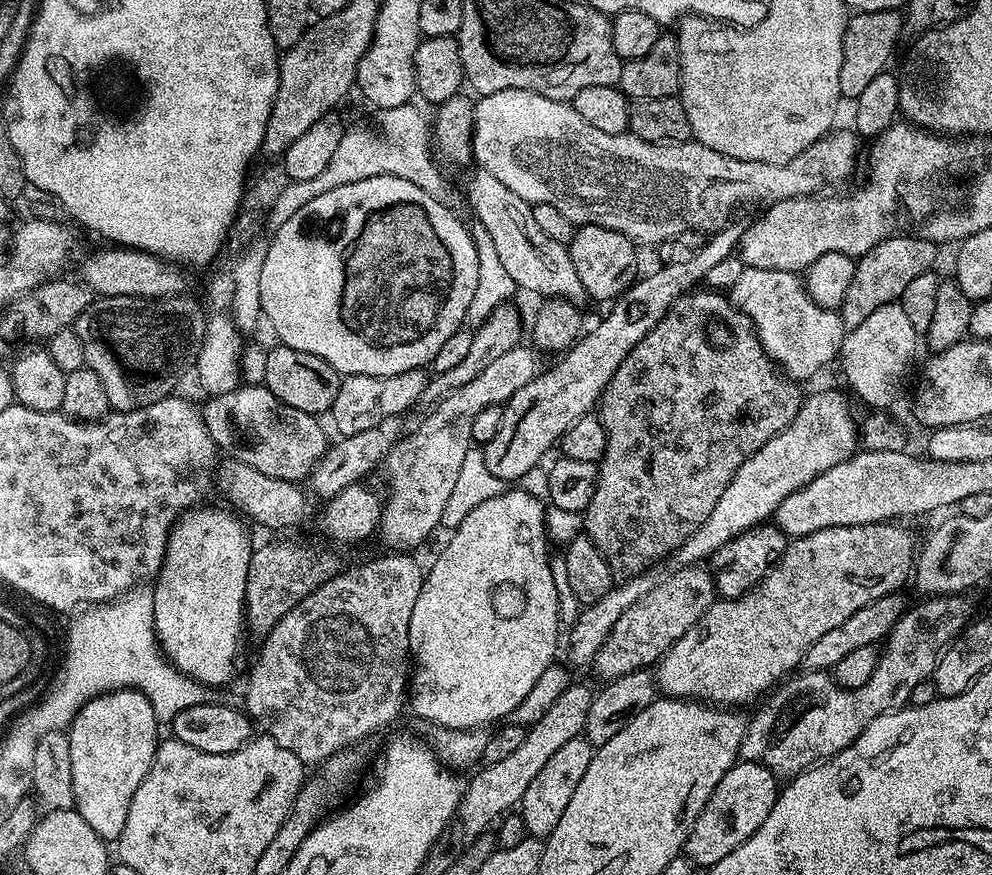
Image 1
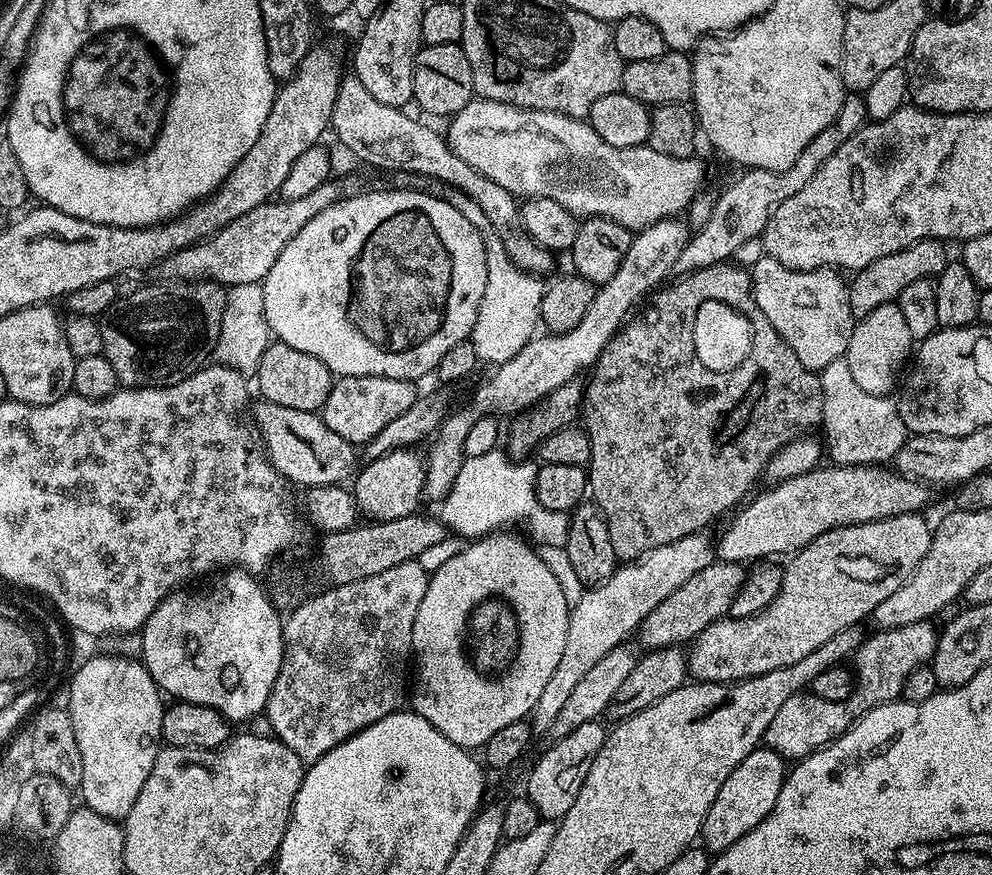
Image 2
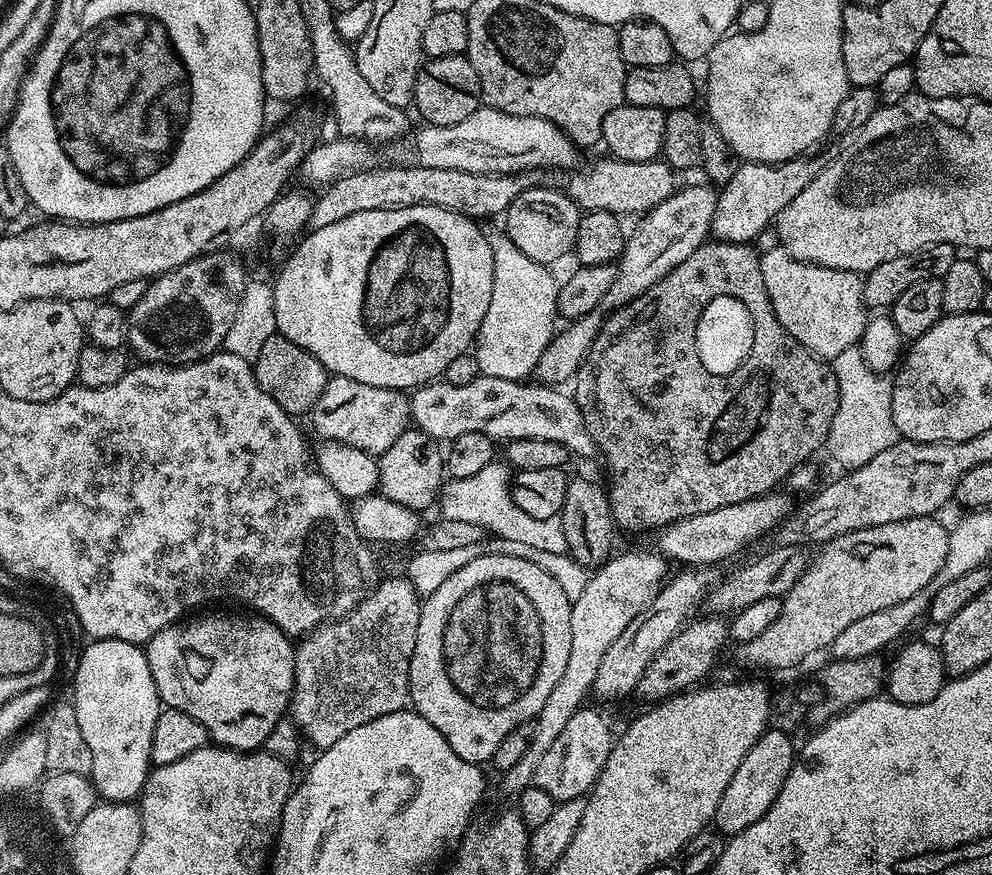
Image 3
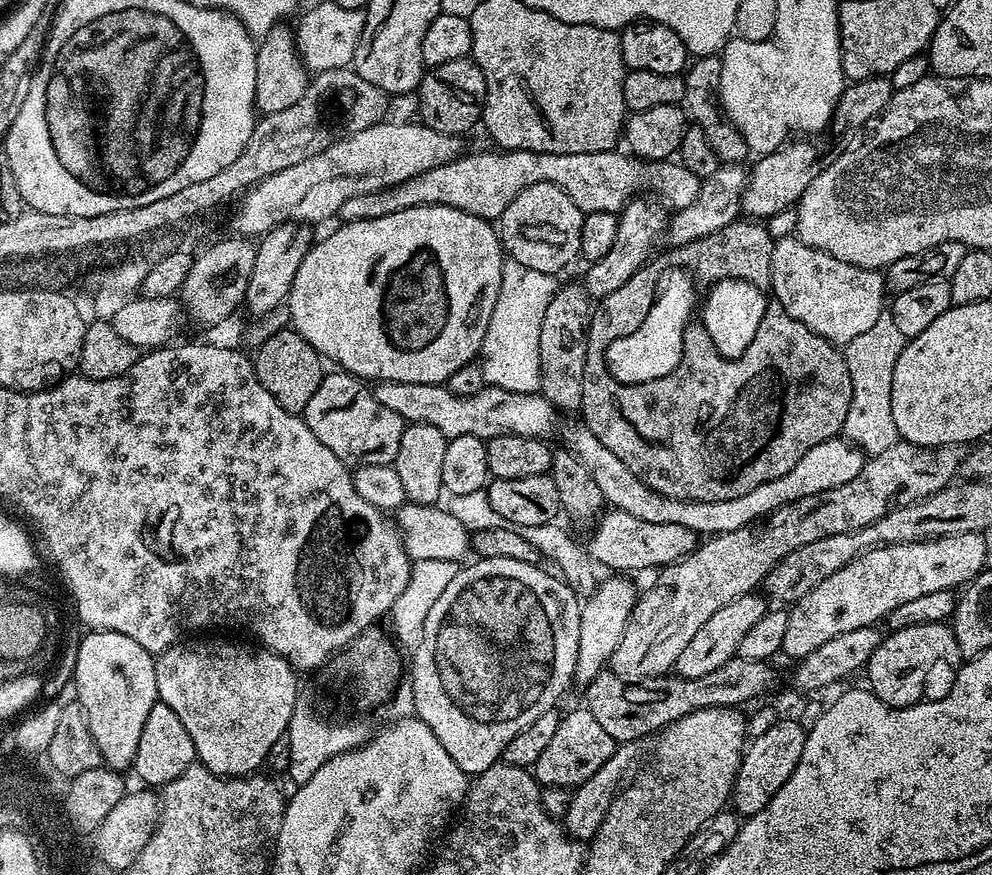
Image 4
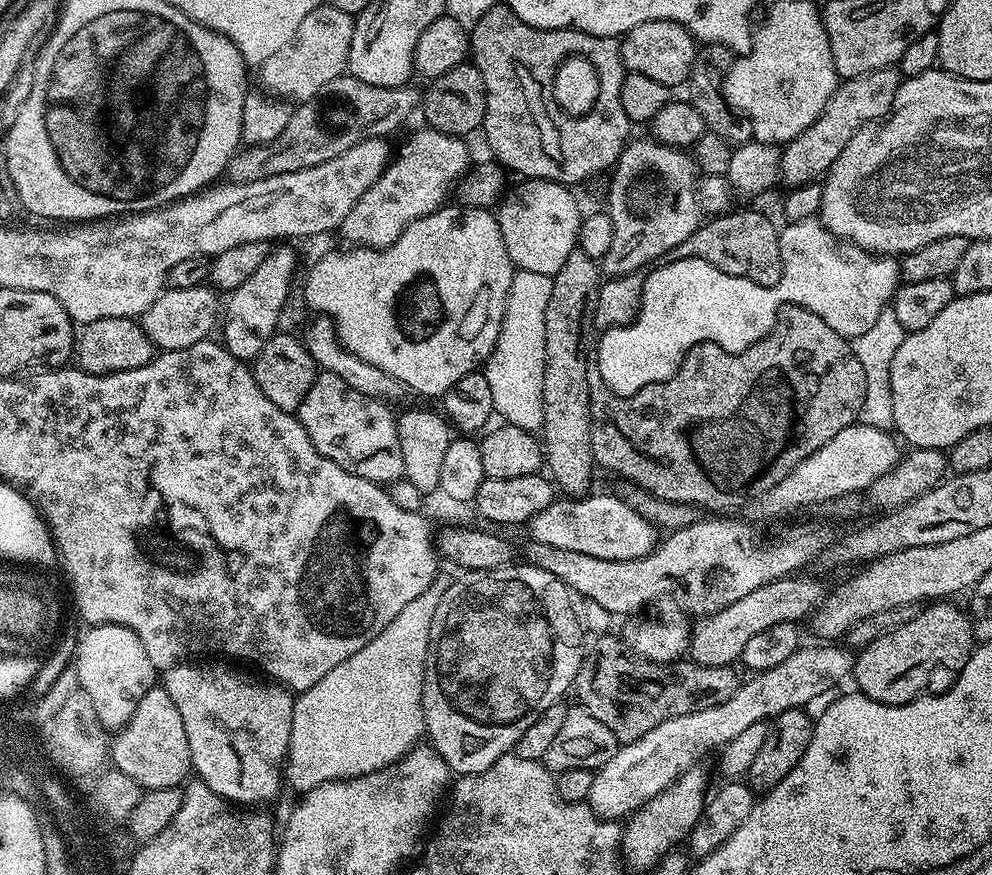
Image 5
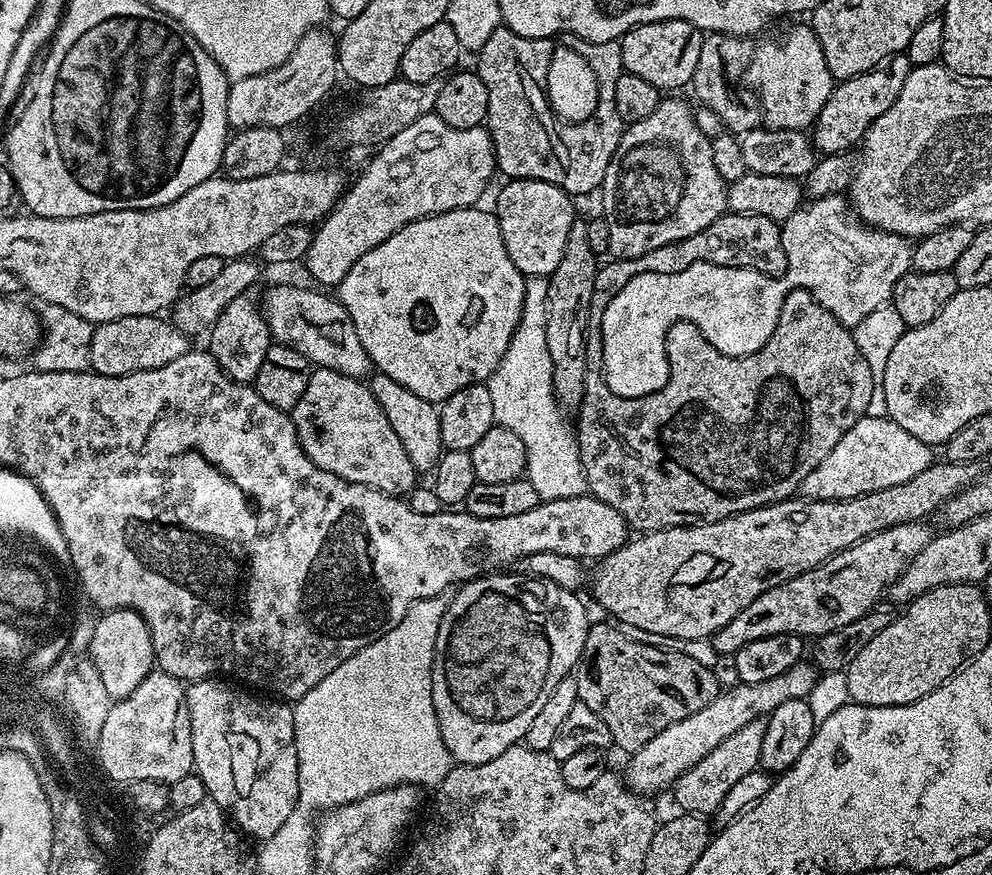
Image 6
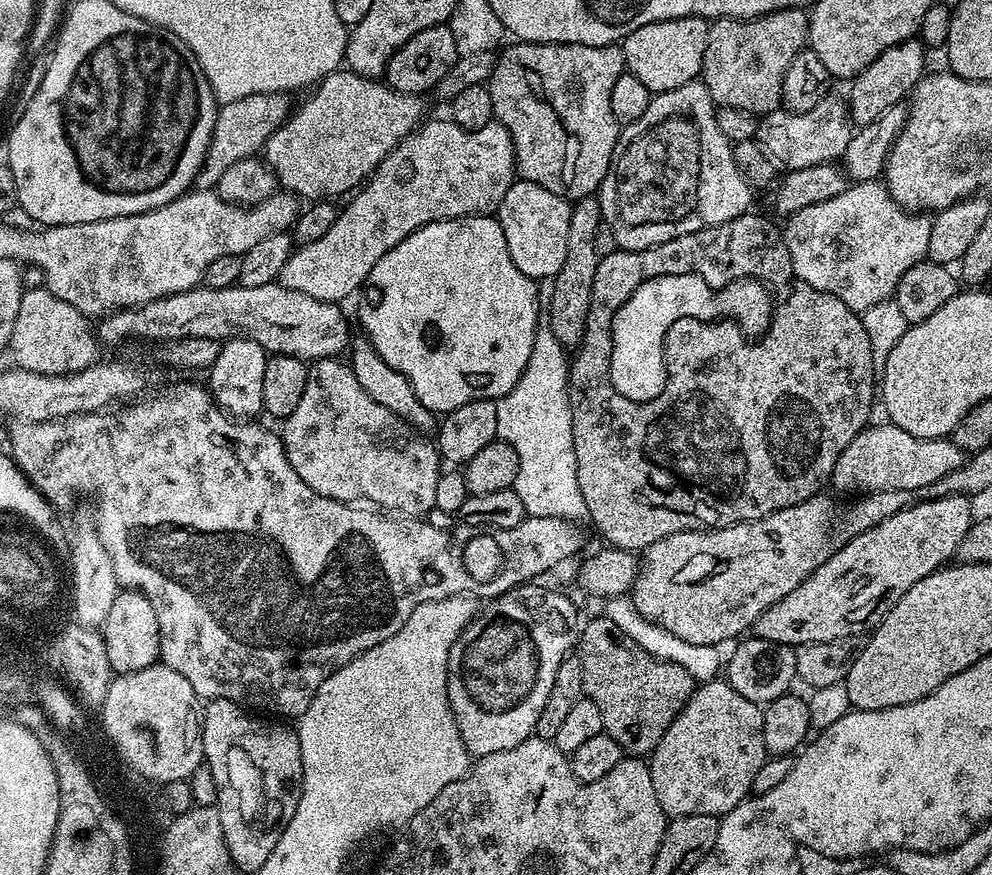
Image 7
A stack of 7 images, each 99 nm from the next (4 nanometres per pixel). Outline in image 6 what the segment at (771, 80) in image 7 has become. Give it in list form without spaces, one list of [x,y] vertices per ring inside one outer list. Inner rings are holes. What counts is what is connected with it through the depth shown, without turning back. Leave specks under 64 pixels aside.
[[[725,32],[707,33],[702,42],[702,54],[698,58],[698,66],[694,70],[694,78],[690,85],[690,92],[700,99],[699,103],[712,110],[724,123],[725,129],[733,134],[743,134],[761,127],[762,113],[760,102],[755,95],[739,96],[732,89],[731,82],[727,80],[724,55],[728,56],[730,61],[739,61],[740,65],[746,66],[752,60],[753,47],[753,41],[742,36],[731,36]]]

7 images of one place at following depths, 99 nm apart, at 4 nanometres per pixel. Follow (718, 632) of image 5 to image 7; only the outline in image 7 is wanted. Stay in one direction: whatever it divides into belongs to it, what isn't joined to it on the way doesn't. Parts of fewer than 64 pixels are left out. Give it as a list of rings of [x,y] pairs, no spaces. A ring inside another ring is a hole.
[[[943,496],[937,500],[921,499],[919,502],[909,504],[908,507],[902,509],[898,514],[894,514],[894,518],[886,518],[886,522],[878,522],[878,526],[866,530],[866,534],[858,534],[853,540],[846,542],[846,546],[842,546],[842,550],[838,550],[829,560],[822,562],[822,566],[818,566],[818,570],[814,570],[814,574],[810,574],[797,588],[790,590],[790,594],[786,594],[786,598],[774,602],[768,607],[755,622],[755,635],[762,640],[799,646],[801,644],[809,644],[810,642],[841,640],[847,636],[863,637],[865,634],[871,633],[873,628],[877,628],[882,623],[884,615],[896,605],[898,598],[902,598],[902,594],[906,594],[906,590],[910,590],[910,586],[914,586],[914,582],[926,578],[931,572],[935,572],[937,568],[945,567],[953,559],[958,546],[962,542],[962,538],[966,538],[966,534],[973,526],[972,504],[973,501],[966,496]]]

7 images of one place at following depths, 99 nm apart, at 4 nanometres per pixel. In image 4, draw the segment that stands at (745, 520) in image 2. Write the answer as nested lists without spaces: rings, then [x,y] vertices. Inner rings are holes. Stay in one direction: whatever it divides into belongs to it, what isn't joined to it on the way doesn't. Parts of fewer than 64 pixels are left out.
[[[619,510],[605,511],[595,521],[592,530],[592,537],[586,540],[587,549],[616,574],[633,574],[643,568],[659,570],[675,560],[681,560],[683,556],[689,556],[698,546],[697,533],[691,532],[686,526],[642,522],[642,518],[634,518],[634,514]]]

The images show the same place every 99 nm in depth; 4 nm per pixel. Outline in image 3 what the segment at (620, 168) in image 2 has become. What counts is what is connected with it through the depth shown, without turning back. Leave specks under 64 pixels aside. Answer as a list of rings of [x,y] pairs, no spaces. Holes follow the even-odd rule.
[[[481,106],[454,126],[421,127],[412,144],[415,163],[438,170],[466,170],[493,174],[545,170],[544,168],[575,169],[577,145],[558,126],[533,116],[515,116],[497,108]]]

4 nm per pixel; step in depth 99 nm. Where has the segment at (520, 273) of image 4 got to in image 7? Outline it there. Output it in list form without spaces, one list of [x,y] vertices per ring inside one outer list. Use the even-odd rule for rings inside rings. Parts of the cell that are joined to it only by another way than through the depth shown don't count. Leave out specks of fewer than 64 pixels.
[[[547,322],[541,323],[536,329],[534,346],[530,350],[526,370],[522,370],[510,394],[501,396],[496,401],[498,410],[496,435],[510,446],[514,446],[514,454],[518,454],[518,474],[514,487],[518,498],[522,498],[525,513],[529,516],[563,516],[565,520],[579,521],[587,517],[588,511],[586,502],[582,502],[582,490],[578,487],[578,470],[574,458],[572,411],[568,397],[569,367],[570,356],[564,345],[558,342],[558,338],[554,338],[554,330],[550,330]]]

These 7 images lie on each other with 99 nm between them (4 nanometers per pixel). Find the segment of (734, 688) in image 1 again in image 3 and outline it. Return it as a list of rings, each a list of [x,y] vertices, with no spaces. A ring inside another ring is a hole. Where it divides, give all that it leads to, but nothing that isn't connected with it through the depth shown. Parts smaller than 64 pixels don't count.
[[[915,516],[902,522],[886,522],[886,526],[870,526],[866,530],[854,530],[850,534],[842,534],[829,540],[819,549],[816,561],[805,567],[802,578],[794,582],[794,586],[782,597],[784,605],[782,614],[758,634],[750,642],[740,644],[740,656],[752,668],[792,668],[803,662],[807,656],[815,652],[831,649],[834,638],[850,626],[850,622],[858,622],[858,618],[866,618],[866,614],[875,614],[878,610],[886,610],[886,606],[894,606],[894,602],[902,602],[914,594],[925,591],[935,581],[940,568],[944,565],[948,549],[949,529],[943,528],[932,516]]]

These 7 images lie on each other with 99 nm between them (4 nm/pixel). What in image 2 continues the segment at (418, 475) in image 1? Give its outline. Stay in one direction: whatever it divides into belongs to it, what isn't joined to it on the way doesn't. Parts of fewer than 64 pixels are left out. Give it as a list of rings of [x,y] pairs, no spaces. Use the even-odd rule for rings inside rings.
[[[680,218],[659,220],[639,229],[633,235],[630,250],[626,250],[626,258],[622,258],[622,266],[618,266],[610,282],[597,287],[594,302],[590,302],[590,310],[586,318],[582,318],[582,322],[578,322],[574,330],[533,336],[530,342],[526,342],[526,346],[522,346],[522,350],[518,350],[518,354],[514,354],[512,360],[499,365],[493,371],[496,373],[473,394],[472,405],[469,408],[460,408],[456,413],[453,411],[445,415],[444,423],[438,429],[438,435],[431,441],[433,444],[428,456],[426,452],[425,497],[443,498],[451,490],[458,470],[466,457],[463,448],[466,434],[470,434],[470,426],[474,426],[474,422],[478,422],[483,416],[501,414],[500,412],[523,413],[539,404],[554,390],[558,390],[558,386],[577,379],[583,368],[588,370],[595,365],[604,347],[615,338],[616,333],[629,319],[628,311],[651,288],[659,289],[665,283],[664,278],[667,275],[669,277],[674,262],[678,262],[678,254],[682,254],[682,250],[688,245],[690,239],[689,225],[685,221],[684,225],[682,221],[683,219]]]

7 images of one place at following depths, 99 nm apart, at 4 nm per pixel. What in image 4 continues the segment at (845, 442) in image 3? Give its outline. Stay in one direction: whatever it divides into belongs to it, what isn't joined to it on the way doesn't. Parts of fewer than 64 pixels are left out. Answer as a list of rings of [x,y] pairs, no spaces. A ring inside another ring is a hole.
[[[885,310],[881,312],[878,322],[870,326],[870,330],[858,334],[858,338],[851,340],[843,349],[844,361],[850,370],[852,401],[848,407],[842,436],[871,457],[888,450],[901,439],[892,413],[892,375],[898,362],[898,354],[902,354],[905,343],[906,338],[902,330],[898,330],[891,311]]]

